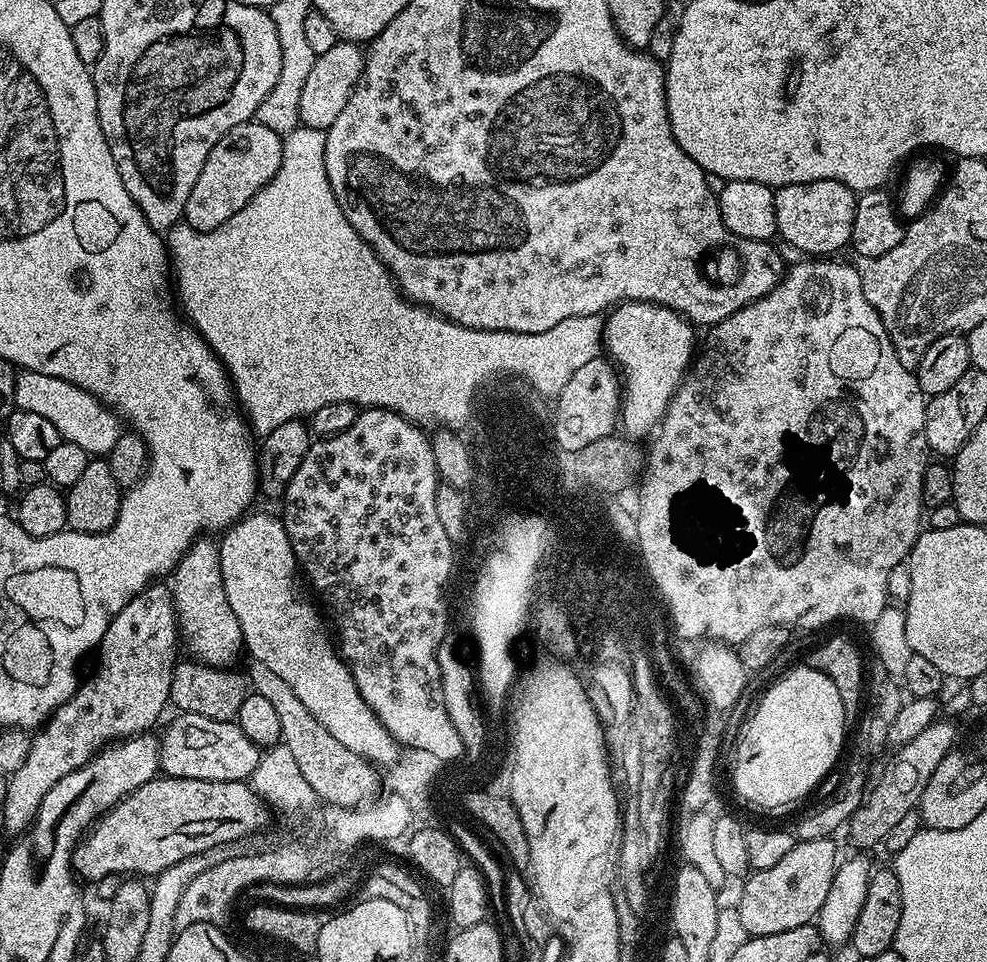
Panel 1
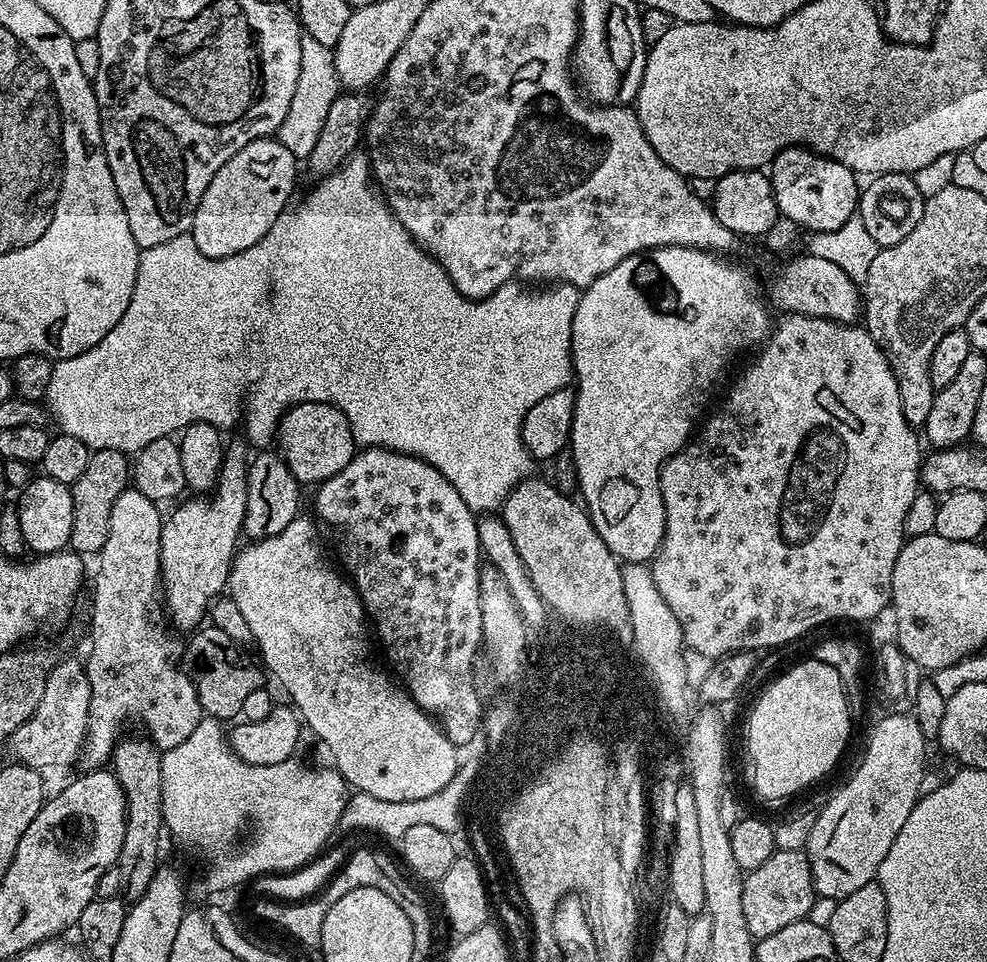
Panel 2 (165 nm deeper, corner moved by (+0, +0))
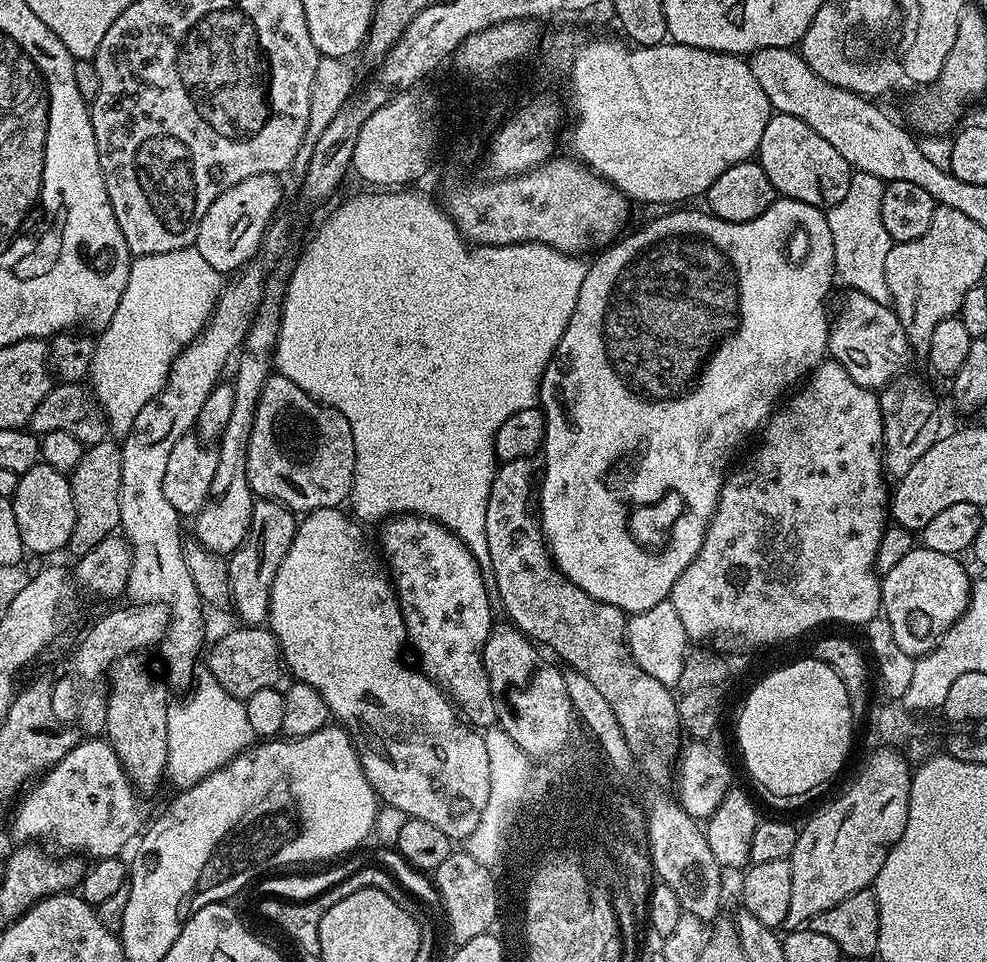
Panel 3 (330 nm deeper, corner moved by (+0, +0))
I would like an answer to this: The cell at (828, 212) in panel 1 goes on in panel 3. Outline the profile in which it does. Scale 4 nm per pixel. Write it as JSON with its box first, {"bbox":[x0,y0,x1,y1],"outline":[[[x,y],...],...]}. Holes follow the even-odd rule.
{"bbox":[758,112,854,210],"outline":[[[780,112],[773,114],[766,122],[766,130],[762,130],[758,163],[762,170],[766,170],[766,178],[770,178],[781,197],[806,202],[821,210],[830,209],[842,202],[842,198],[846,198],[846,190],[850,190],[850,178],[854,171],[846,158],[842,158],[806,122]]]}

